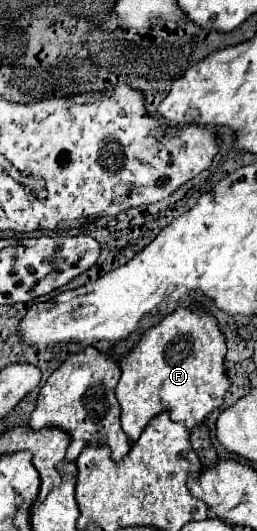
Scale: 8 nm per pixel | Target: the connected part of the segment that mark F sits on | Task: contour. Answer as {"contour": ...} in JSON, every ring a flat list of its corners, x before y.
{"contour":[[178,307,174,313,166,315,156,327,148,329,142,341,122,361,120,365,122,377,116,385,116,397,122,407,120,421,128,439,136,443,144,431,144,425,148,425,160,411,168,407,170,407,170,419,184,423,188,431,194,431,198,425,202,425,214,409,220,409,224,405,224,395,230,389,230,379,224,371,224,355,226,355,224,335,210,313]]}

